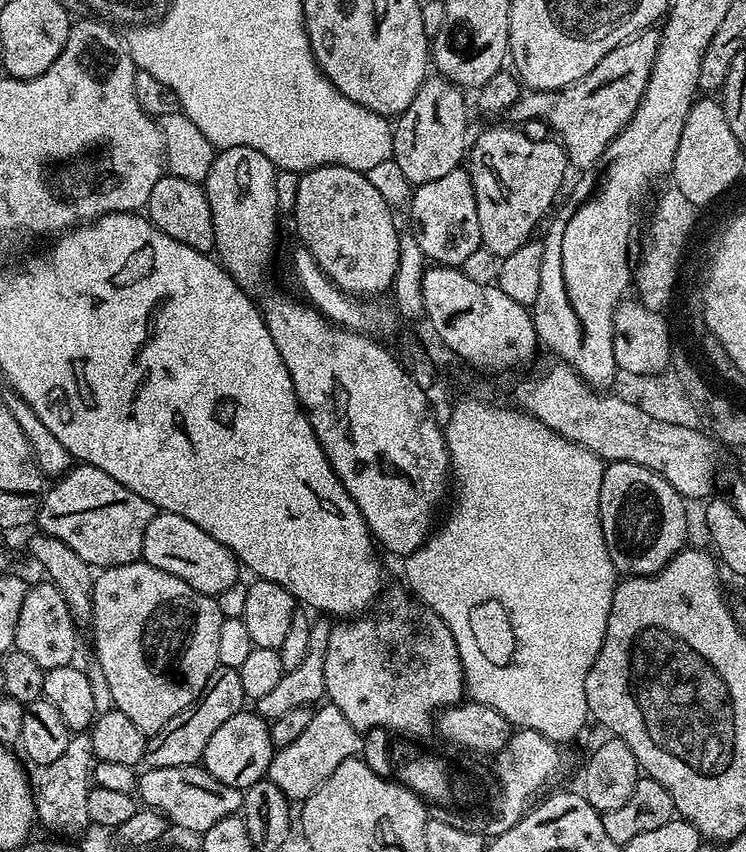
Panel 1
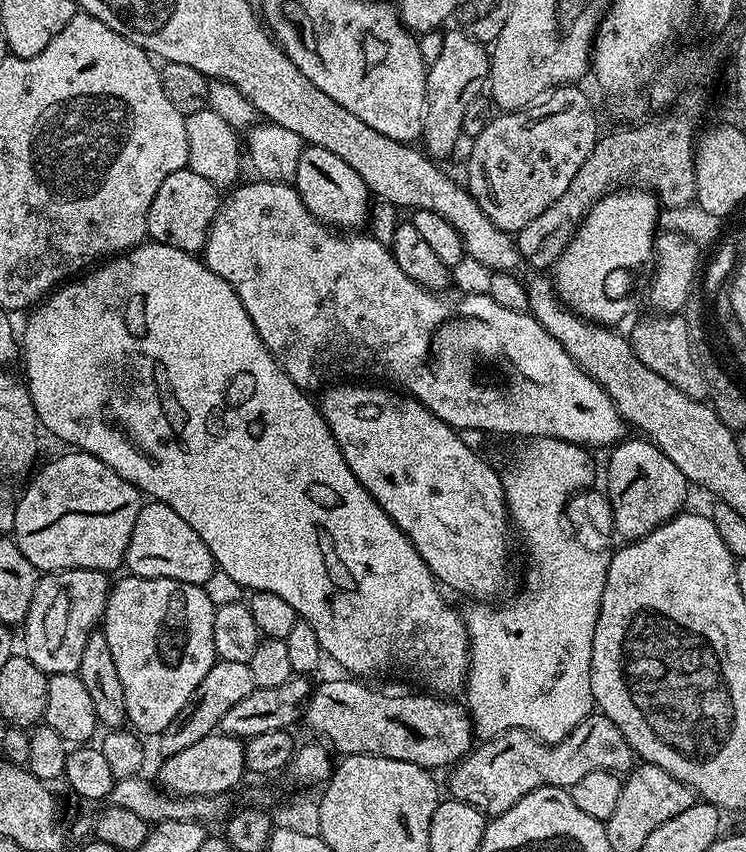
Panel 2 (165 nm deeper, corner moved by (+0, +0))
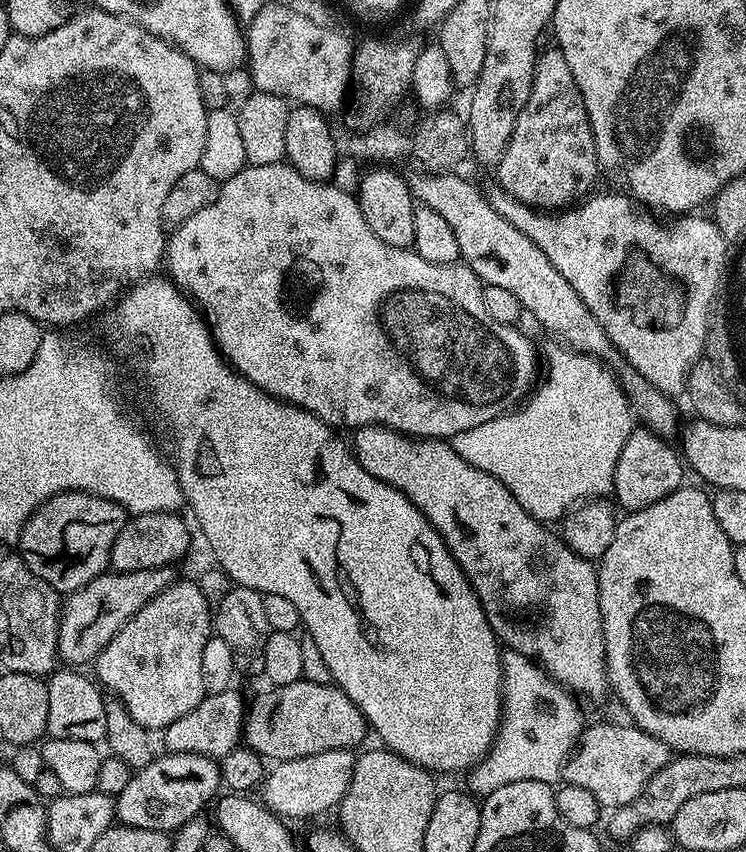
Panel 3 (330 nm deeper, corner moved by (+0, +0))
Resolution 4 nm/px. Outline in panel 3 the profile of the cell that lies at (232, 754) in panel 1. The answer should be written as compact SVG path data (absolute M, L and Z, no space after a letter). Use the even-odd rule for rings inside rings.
M177 752L163 755L157 760L149 759L143 768L133 771L126 790L115 797L116 820L119 823L172 834L187 820L197 819L203 813L200 811L208 803L209 807L221 791L220 765L213 757Z

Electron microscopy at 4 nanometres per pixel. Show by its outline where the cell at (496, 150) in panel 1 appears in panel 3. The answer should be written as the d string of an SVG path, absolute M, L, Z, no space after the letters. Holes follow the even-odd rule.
M546 48L536 57L536 79L532 82L532 93L526 106L518 114L518 122L510 134L510 142L504 147L504 153L498 157L497 164L500 165L496 168L496 176L500 179L497 180L499 187L518 198L518 202L541 210L564 210L593 191L592 183L596 180L598 165L594 134L590 130L578 82L574 82L574 74L570 74L570 66L566 66L566 58L559 48Z

